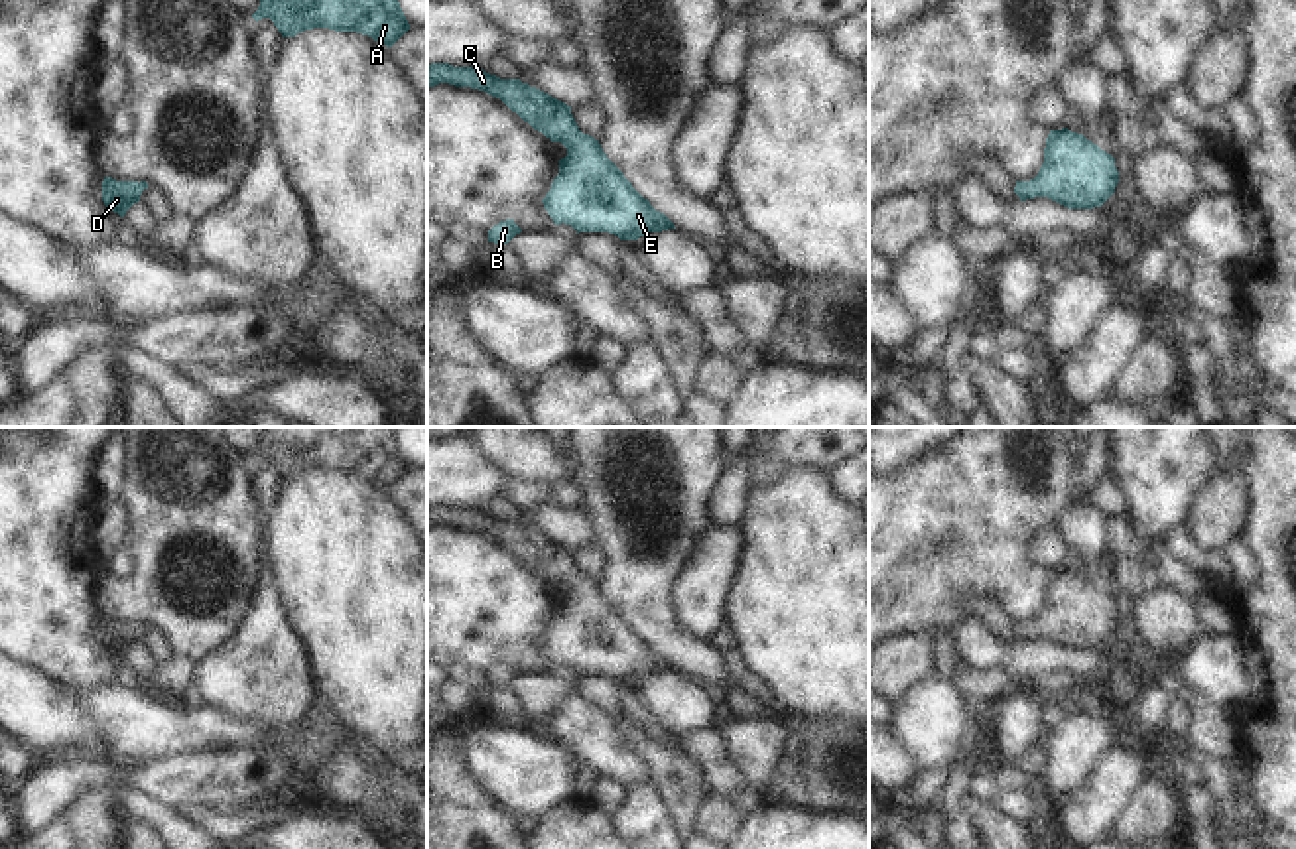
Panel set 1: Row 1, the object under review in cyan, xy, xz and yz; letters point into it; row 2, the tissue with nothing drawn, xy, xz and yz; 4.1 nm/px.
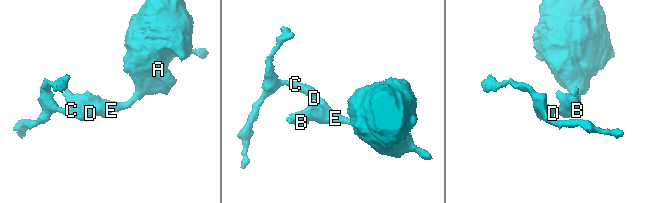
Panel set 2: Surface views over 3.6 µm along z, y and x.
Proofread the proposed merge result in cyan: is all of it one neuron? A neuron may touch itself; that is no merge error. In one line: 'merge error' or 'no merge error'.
no merge error

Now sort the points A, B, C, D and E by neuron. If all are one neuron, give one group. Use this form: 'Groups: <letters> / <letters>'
Groups: A B C D E

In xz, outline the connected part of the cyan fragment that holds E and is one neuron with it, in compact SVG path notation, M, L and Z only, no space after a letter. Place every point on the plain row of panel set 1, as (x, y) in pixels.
M427 506L427 528L439 524L479 530L500 540L534 571L567 589L567 597L559 601L559 617L542 640L555 666L571 666L577 676L609 674L620 682L676 670L632 628L599 581L579 571L565 544L520 520L500 520L477 508Z

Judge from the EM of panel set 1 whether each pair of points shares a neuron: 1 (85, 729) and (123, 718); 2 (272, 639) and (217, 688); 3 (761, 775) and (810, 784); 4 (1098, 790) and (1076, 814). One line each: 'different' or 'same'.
1: different
2: same
3: different
4: same

